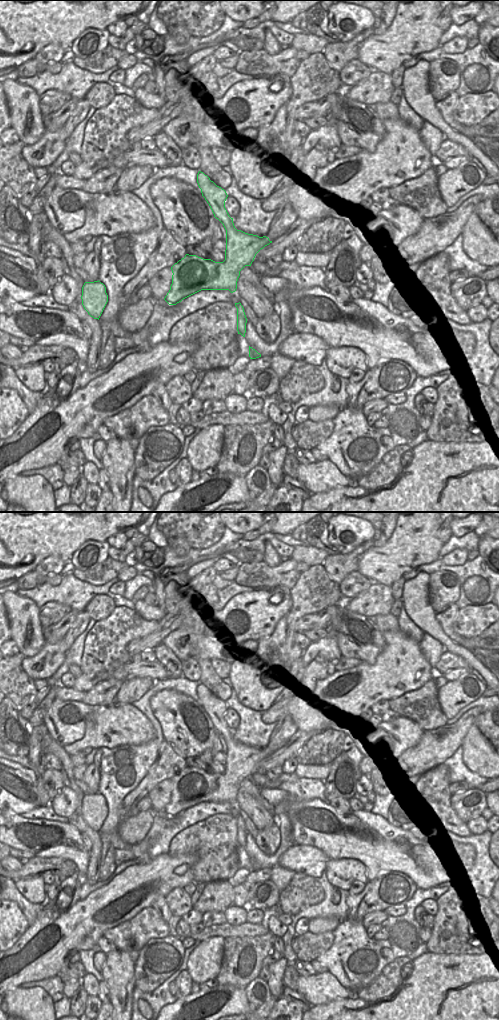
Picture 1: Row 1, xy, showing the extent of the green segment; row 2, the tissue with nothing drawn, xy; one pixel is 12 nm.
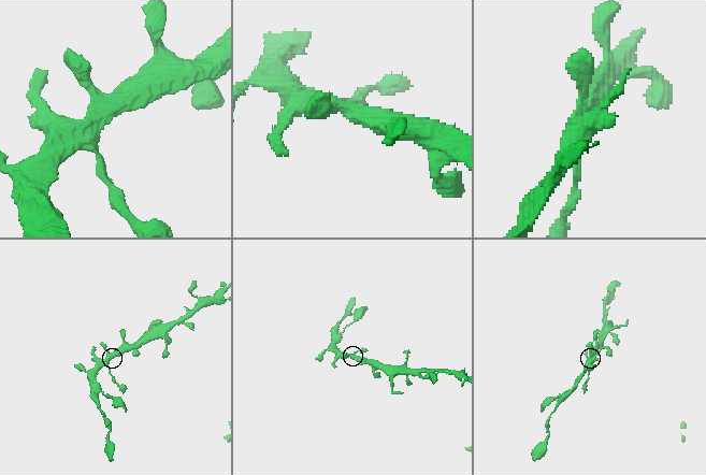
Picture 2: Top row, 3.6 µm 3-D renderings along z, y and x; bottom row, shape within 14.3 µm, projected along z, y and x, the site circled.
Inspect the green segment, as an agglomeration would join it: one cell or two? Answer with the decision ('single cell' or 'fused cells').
single cell

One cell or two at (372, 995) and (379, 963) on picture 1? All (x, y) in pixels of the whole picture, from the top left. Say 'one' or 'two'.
two

